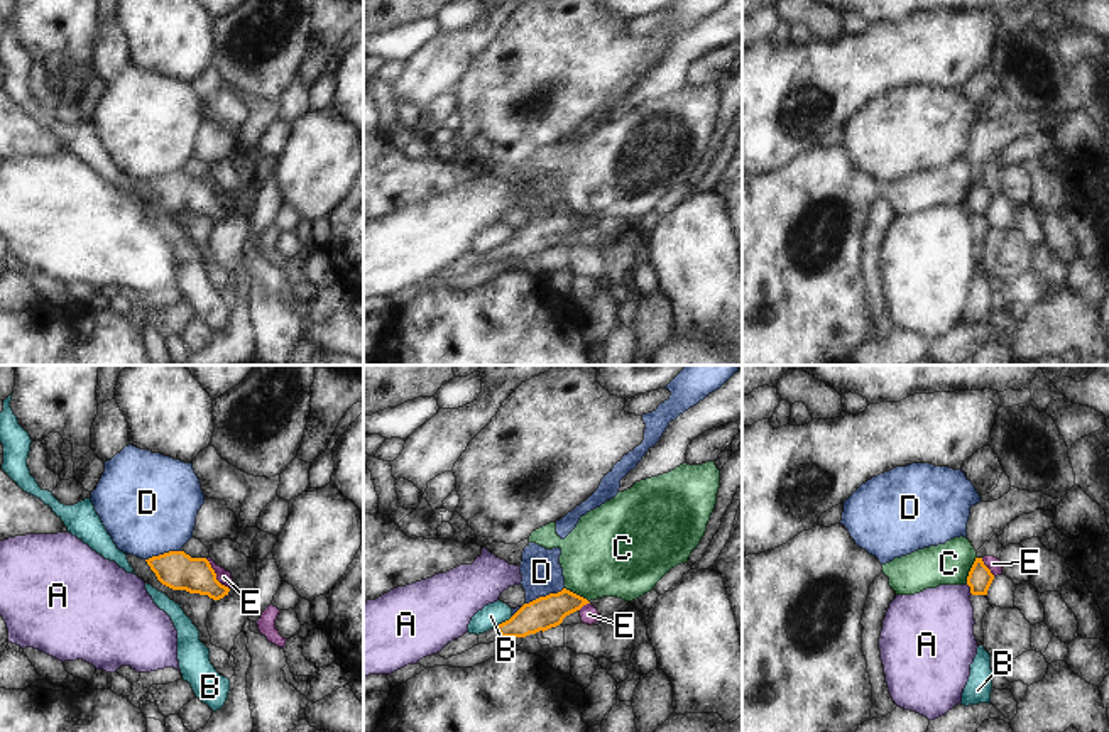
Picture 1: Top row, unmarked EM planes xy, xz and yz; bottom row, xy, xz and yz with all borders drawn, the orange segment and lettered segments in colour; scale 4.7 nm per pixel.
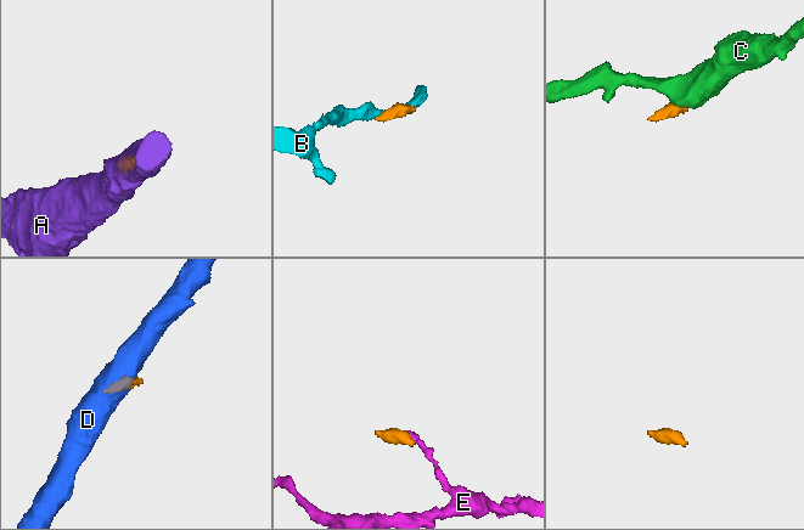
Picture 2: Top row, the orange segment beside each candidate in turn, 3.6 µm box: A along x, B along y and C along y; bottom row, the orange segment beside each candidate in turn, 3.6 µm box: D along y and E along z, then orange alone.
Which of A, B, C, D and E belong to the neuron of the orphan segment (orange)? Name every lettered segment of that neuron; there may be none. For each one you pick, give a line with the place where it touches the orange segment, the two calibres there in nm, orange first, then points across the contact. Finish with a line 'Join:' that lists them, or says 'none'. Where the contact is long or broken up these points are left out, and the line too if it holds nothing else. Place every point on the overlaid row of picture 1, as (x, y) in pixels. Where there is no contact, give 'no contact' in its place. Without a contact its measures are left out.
Join: none

